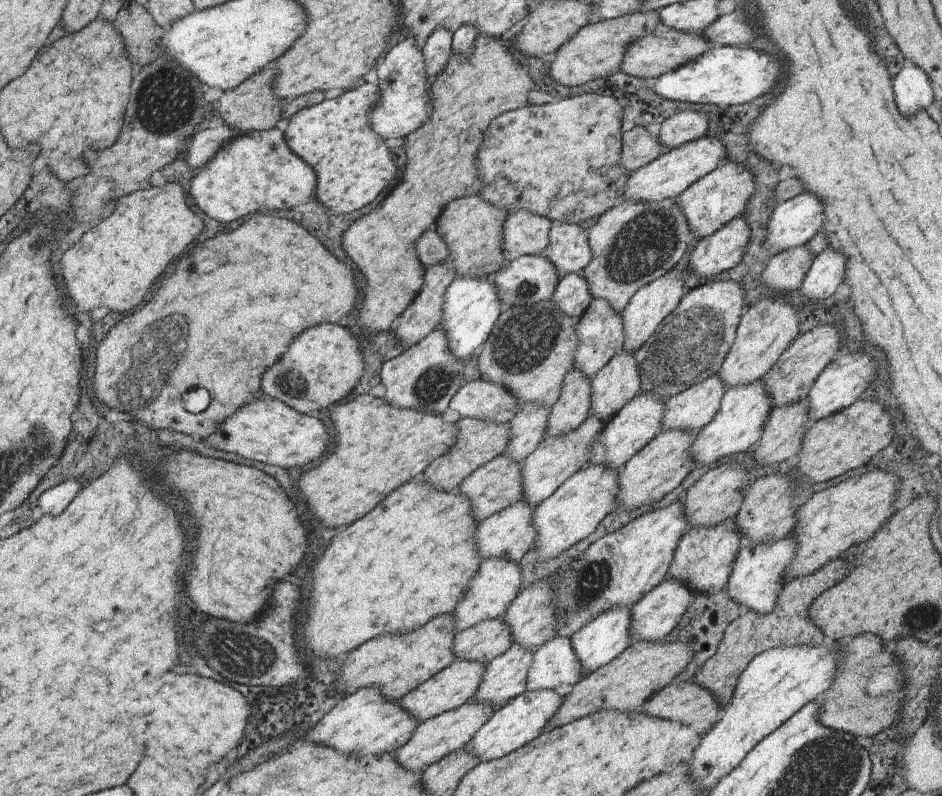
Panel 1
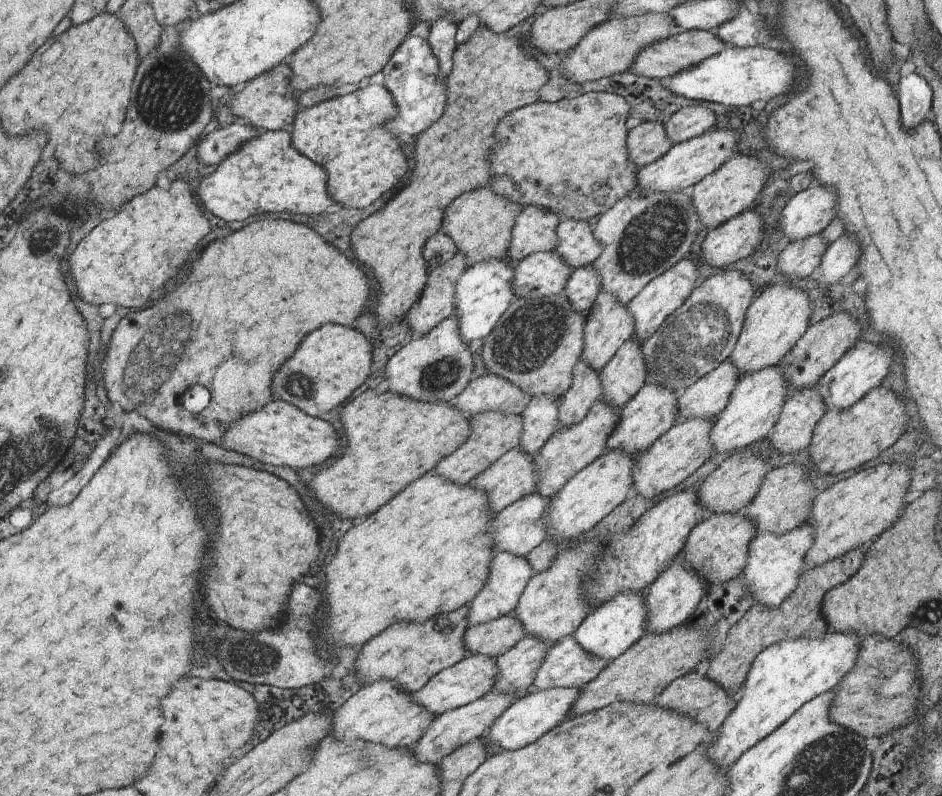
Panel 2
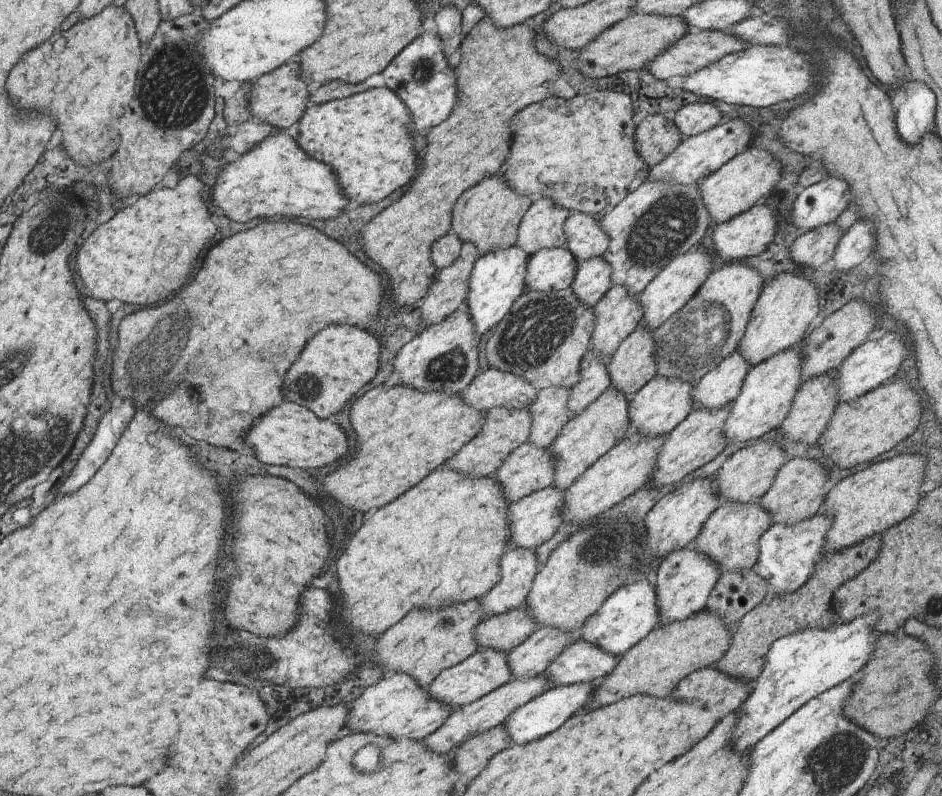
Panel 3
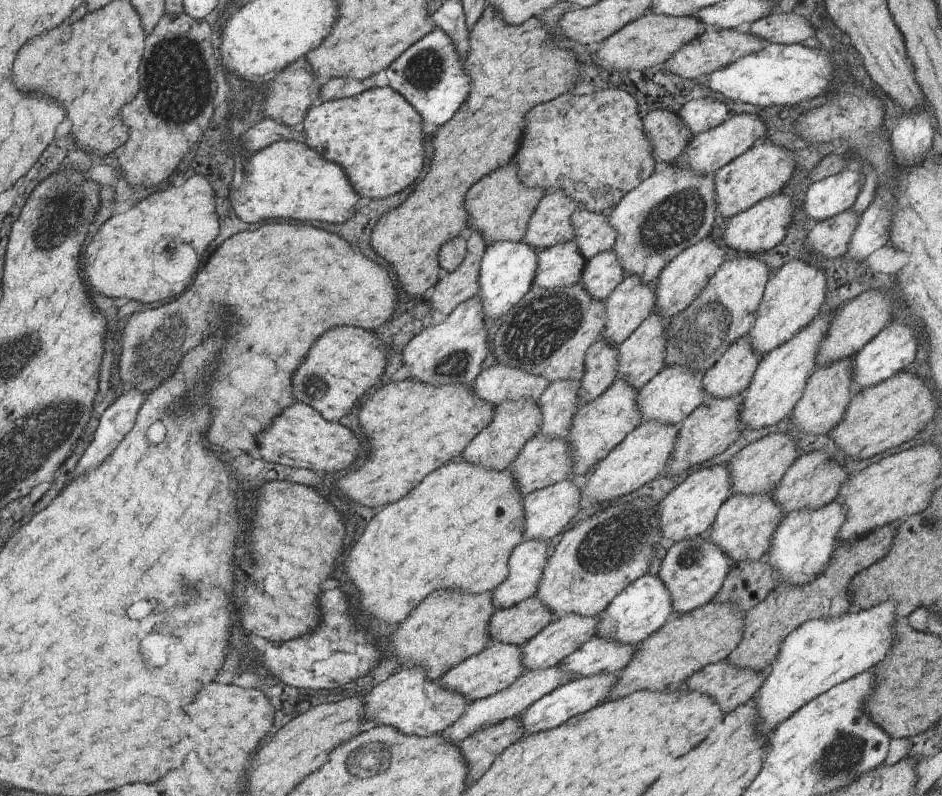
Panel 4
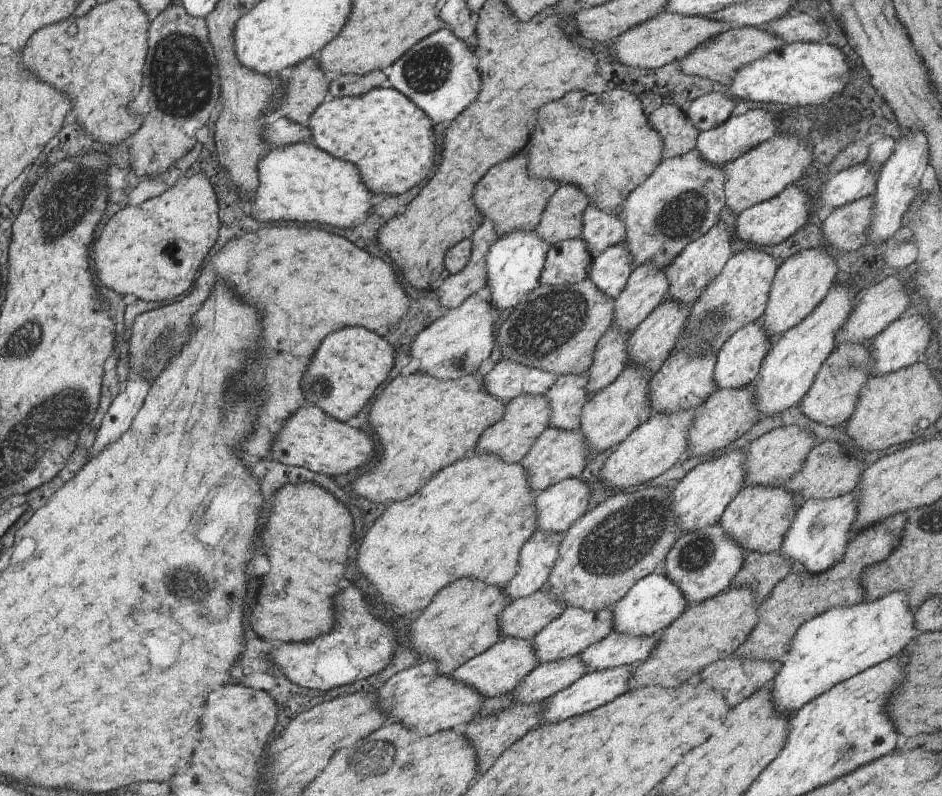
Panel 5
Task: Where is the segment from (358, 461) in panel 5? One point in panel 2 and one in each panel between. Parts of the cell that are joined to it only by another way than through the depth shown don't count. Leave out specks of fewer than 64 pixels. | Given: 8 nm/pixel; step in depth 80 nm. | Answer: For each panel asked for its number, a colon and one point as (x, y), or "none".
2: (281, 434)
3: (291, 435)
4: (300, 437)

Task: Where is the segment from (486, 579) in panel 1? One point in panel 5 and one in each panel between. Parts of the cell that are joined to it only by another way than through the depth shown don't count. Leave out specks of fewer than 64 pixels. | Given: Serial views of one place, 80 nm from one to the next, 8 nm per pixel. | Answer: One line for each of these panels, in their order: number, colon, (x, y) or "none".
2: (510, 573)
3: (520, 565)
4: (528, 561)
5: (539, 555)

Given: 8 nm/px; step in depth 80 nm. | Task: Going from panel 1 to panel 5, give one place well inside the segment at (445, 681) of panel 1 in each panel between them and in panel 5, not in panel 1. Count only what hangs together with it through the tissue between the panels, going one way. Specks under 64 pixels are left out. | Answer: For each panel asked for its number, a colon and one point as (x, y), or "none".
2: (474, 676)
3: (486, 670)
4: (498, 666)
5: (496, 672)

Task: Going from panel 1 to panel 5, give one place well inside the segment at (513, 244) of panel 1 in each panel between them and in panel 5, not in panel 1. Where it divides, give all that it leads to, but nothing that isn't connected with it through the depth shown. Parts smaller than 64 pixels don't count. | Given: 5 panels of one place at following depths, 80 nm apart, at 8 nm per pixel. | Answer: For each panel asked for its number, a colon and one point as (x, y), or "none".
2: (535, 230)
3: (542, 227)
4: (551, 224)
5: (562, 219)

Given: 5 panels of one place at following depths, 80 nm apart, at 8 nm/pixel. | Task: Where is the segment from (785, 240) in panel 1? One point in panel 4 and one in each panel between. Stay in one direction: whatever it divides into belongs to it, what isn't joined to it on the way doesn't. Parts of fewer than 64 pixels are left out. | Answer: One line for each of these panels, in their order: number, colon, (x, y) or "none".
2: (809, 212)
3: (819, 204)
4: (832, 195)

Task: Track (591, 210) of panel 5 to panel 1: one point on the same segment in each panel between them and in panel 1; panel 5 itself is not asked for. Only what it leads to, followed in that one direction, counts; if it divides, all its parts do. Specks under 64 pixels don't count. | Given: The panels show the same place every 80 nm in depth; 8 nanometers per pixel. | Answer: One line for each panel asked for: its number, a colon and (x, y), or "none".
1: (569, 249)
2: (577, 243)
3: (584, 237)
4: (594, 234)

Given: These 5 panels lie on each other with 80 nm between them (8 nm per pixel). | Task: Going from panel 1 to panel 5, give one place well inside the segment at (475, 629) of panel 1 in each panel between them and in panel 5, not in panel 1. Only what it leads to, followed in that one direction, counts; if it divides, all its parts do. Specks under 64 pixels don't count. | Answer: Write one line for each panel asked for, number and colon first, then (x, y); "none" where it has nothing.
2: (497, 636)
3: (504, 631)
4: (517, 624)
5: (524, 618)

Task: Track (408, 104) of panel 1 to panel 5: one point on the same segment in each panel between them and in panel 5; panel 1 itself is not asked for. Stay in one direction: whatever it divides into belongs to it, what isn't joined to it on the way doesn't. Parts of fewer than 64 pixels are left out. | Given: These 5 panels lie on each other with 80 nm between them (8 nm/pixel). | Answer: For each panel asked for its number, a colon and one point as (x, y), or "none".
2: (414, 76)
3: (420, 75)
4: (431, 75)
5: (441, 74)

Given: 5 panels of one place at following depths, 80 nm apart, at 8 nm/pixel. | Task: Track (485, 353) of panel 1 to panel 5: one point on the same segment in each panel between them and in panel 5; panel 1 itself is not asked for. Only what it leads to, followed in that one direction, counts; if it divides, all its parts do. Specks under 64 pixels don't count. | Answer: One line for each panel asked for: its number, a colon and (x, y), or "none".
2: (536, 344)
3: (544, 336)
4: (548, 333)
5: (557, 328)

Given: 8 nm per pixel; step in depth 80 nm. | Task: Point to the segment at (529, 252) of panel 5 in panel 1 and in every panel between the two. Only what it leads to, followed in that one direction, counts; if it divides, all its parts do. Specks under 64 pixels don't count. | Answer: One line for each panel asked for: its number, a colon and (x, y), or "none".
1: (472, 307)
2: (484, 293)
3: (498, 279)
4: (508, 269)

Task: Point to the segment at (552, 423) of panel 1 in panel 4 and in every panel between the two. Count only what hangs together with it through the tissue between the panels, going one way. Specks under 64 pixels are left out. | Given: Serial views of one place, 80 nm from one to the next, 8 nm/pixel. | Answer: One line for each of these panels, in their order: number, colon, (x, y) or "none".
2: (586, 389)
3: (594, 380)
4: (602, 360)

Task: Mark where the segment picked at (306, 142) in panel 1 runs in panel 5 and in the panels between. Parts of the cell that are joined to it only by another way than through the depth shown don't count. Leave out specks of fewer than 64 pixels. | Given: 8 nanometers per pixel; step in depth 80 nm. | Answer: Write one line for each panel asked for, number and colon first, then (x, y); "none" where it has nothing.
2: (347, 135)
3: (365, 137)
4: (376, 136)
5: (391, 140)

